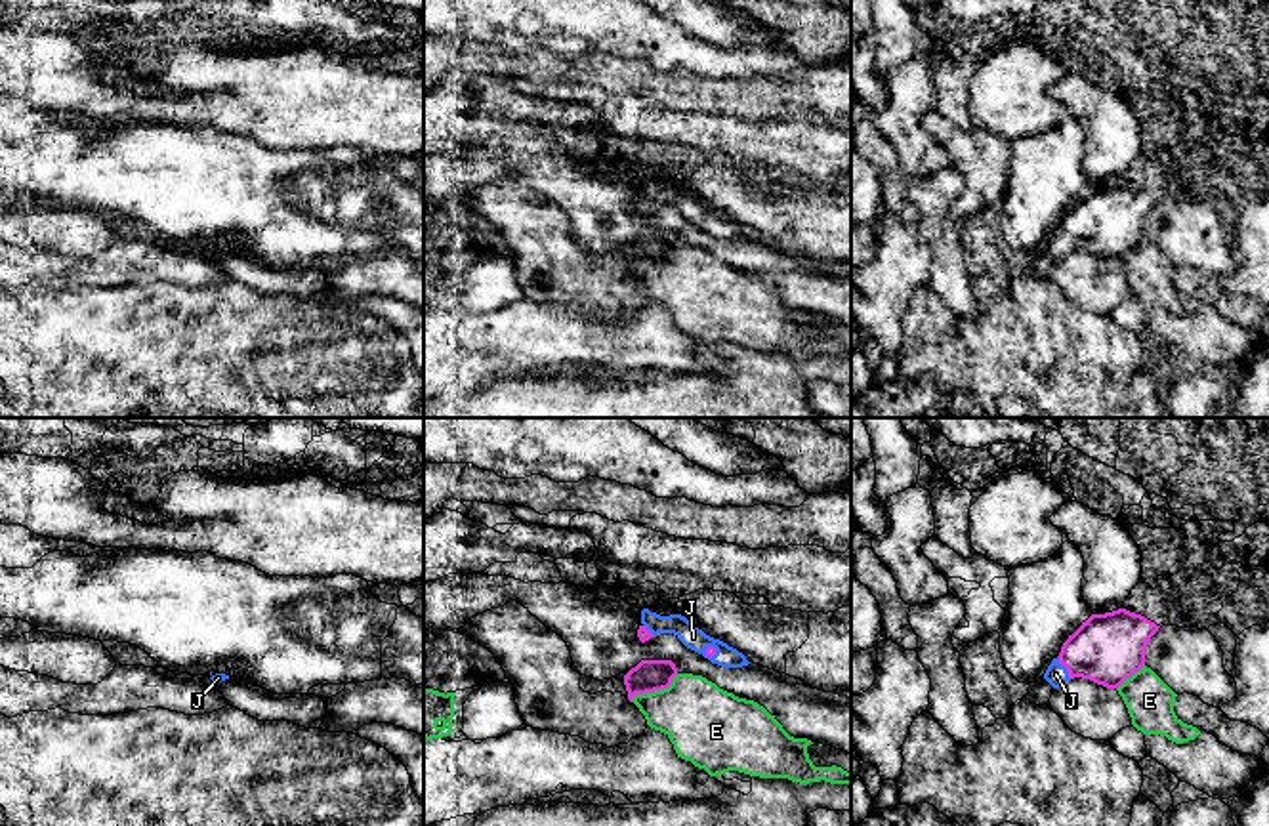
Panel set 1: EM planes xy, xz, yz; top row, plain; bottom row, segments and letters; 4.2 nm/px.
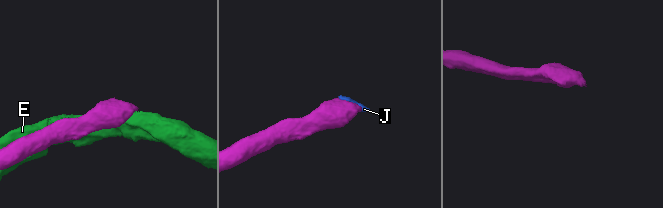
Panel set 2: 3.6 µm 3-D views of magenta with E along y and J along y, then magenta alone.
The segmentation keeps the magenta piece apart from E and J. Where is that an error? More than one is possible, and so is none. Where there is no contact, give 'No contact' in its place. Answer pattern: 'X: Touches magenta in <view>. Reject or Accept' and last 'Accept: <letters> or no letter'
E: Touches magenta in xz. Reject
J: Touches magenta in yz. Accept
Accept: J

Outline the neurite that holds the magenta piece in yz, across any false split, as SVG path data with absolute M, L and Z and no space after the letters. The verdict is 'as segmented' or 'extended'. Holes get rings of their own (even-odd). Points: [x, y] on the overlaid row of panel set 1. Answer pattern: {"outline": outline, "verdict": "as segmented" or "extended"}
{"outline": "M1126 609L1092 614L1069 635L1046 673L1030 683L1027 700L1036 706L1050 706L1053 691L1074 677L1118 689L1145 666L1147 643L1158 628Z", "verdict": "extended"}

